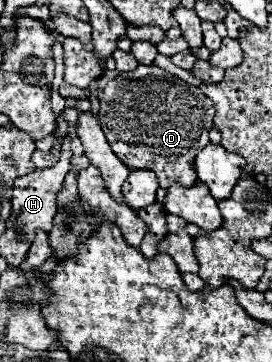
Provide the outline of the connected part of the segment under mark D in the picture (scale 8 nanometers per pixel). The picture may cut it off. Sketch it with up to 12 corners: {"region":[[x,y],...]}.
{"region":[[155,64],[105,86],[99,124],[161,188],[197,182],[213,102]]}

